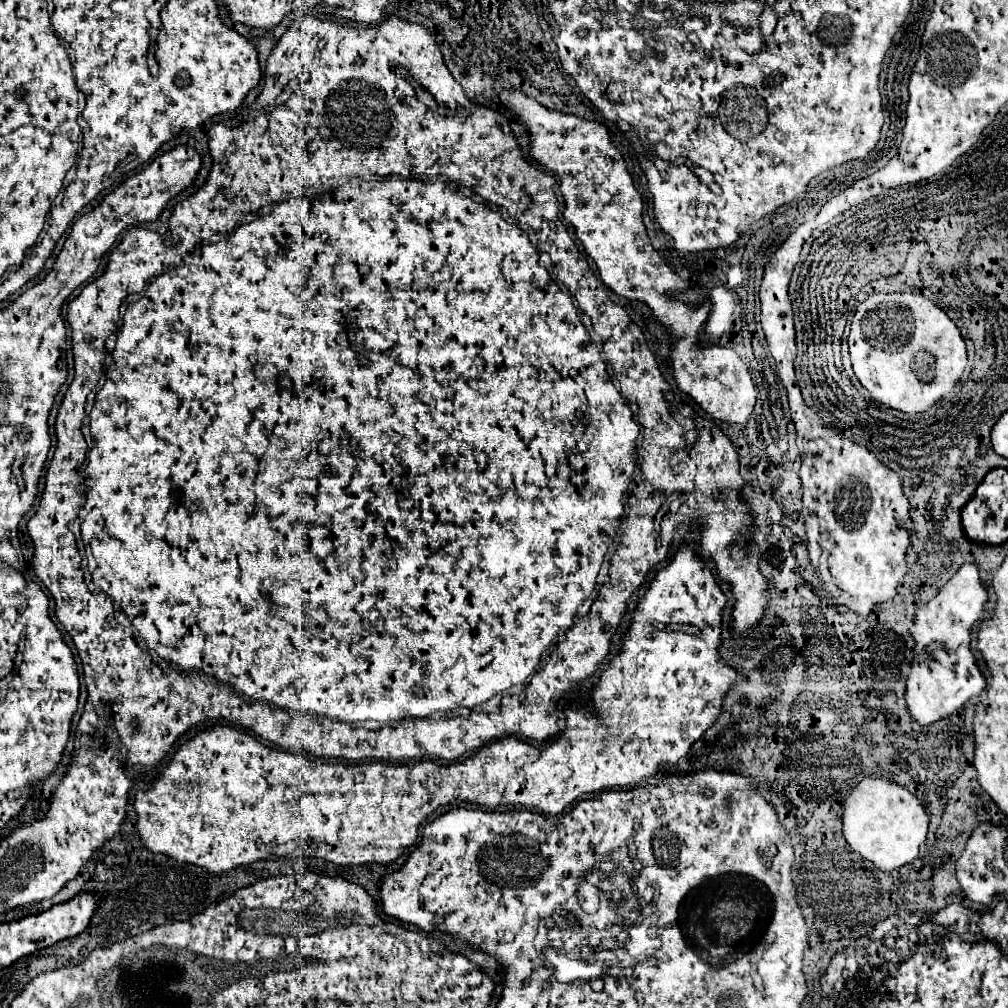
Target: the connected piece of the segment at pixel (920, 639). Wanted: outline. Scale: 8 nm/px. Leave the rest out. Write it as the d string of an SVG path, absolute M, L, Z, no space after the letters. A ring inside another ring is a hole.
M966 562L940 588L940 592L916 612L914 626L910 630L916 642L916 662L912 664L906 684L906 704L918 724L932 724L948 718L950 714L958 712L970 698L980 696L986 688L986 676L978 668L970 650L972 626L986 612L986 604L988 590L980 582L978 566L976 562Z

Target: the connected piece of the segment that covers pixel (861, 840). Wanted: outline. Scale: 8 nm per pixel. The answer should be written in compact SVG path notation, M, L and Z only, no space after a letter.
M864 778L846 798L842 814L842 832L846 842L864 860L874 862L880 870L890 872L918 856L920 844L926 842L930 816L916 794L884 778Z

